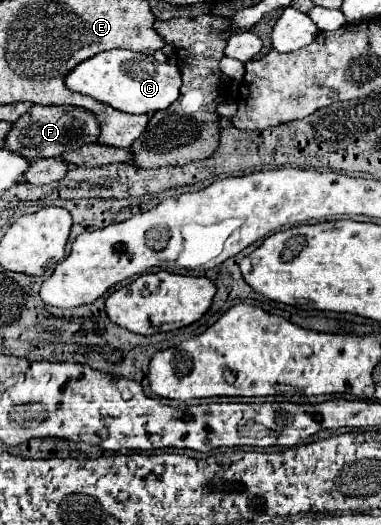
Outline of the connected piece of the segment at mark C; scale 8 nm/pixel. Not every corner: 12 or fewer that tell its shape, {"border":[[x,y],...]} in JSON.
{"border":[[110,49],[76,65],[66,87],[124,113],[180,95],[174,63]]}

